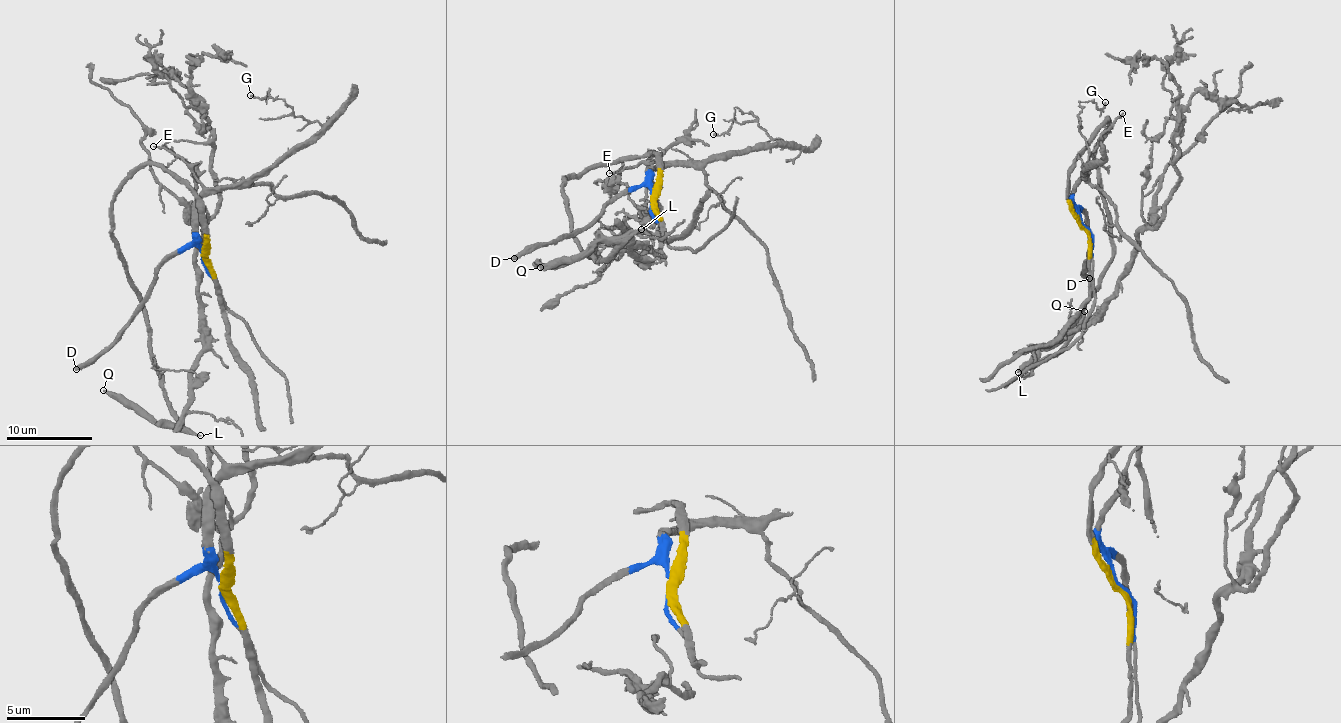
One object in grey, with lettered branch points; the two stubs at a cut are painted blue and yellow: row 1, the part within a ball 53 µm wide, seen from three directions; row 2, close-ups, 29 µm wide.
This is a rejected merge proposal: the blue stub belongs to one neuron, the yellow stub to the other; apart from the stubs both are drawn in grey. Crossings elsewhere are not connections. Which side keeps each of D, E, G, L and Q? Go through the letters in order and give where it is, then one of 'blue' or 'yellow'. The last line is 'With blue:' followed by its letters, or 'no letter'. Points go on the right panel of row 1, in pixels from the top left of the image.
D: place (1089, 278); blue
E: place (1122, 113); blue
G: place (1105, 102); blue
L: place (1018, 372); yellow
Q: place (1084, 311); yellow
With blue: D, E, G

